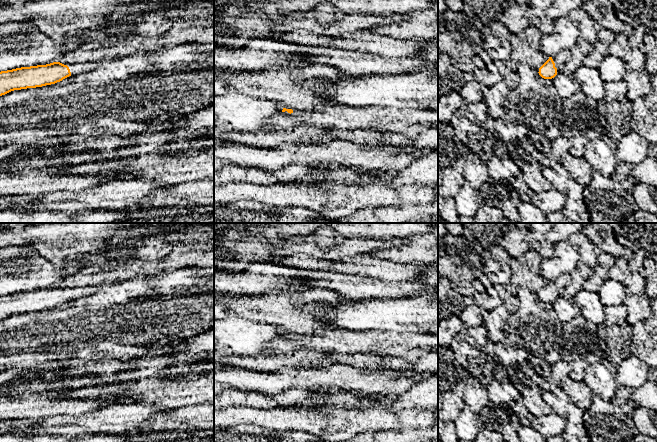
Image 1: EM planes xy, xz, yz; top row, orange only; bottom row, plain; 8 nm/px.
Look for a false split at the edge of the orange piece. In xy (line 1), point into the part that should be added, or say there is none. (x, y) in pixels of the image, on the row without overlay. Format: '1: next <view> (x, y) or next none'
1: next xy (75, 292)

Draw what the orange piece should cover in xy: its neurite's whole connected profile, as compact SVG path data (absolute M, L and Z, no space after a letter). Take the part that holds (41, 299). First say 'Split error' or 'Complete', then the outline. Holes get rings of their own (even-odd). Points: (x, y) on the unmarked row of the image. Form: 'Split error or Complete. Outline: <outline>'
Split error. Outline: M53 286L46 289L21 291L0 296L0 320L14 314L36 312L55 308L63 303L94 294L98 286L67 287Z

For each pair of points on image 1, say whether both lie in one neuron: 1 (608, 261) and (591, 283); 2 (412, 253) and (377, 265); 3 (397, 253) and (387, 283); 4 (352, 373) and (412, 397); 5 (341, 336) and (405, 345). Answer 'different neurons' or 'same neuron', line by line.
1: same neuron
2: different neurons
3: different neurons
4: different neurons
5: same neuron

